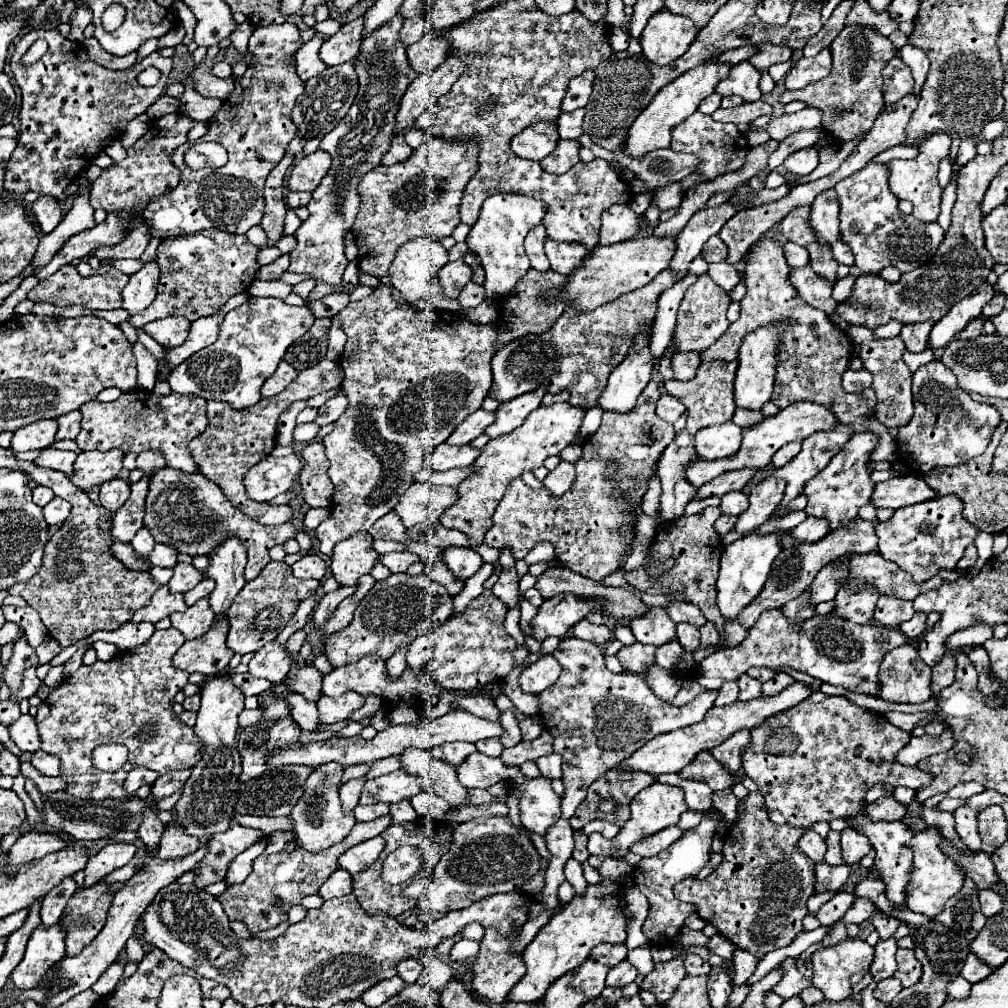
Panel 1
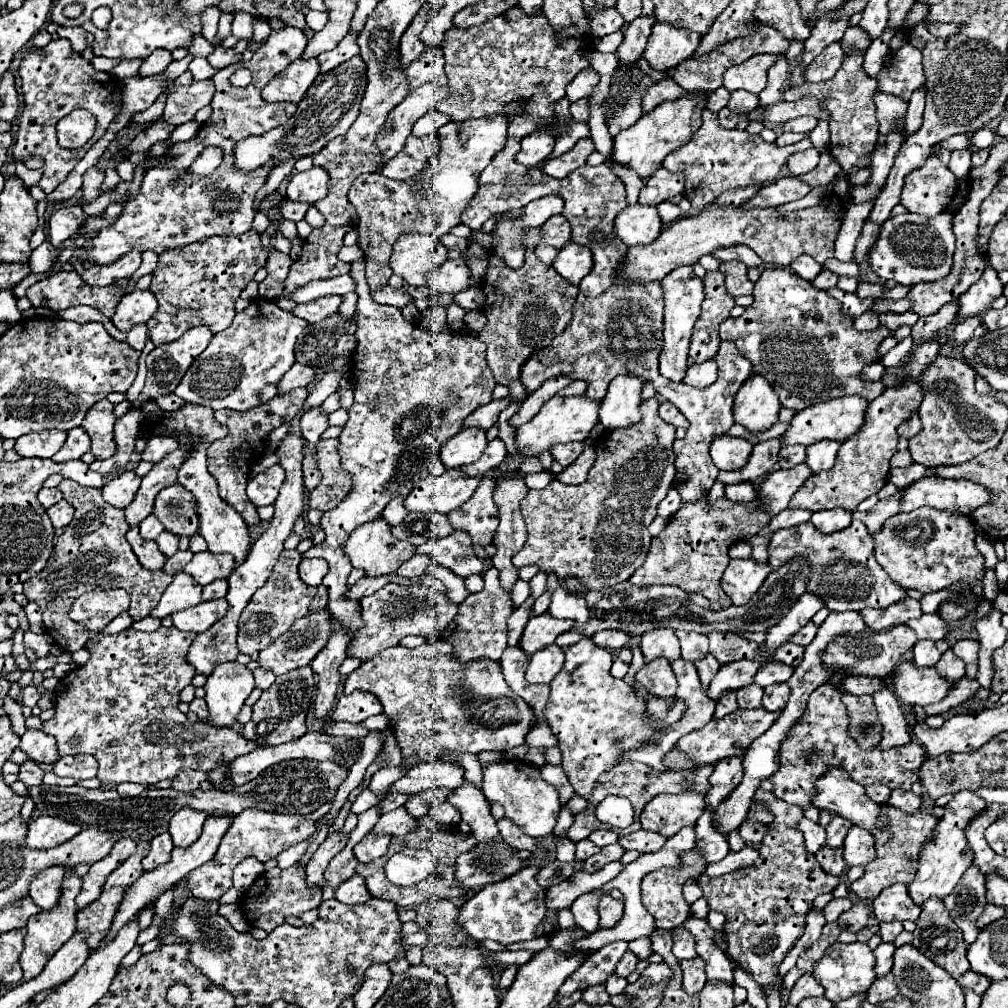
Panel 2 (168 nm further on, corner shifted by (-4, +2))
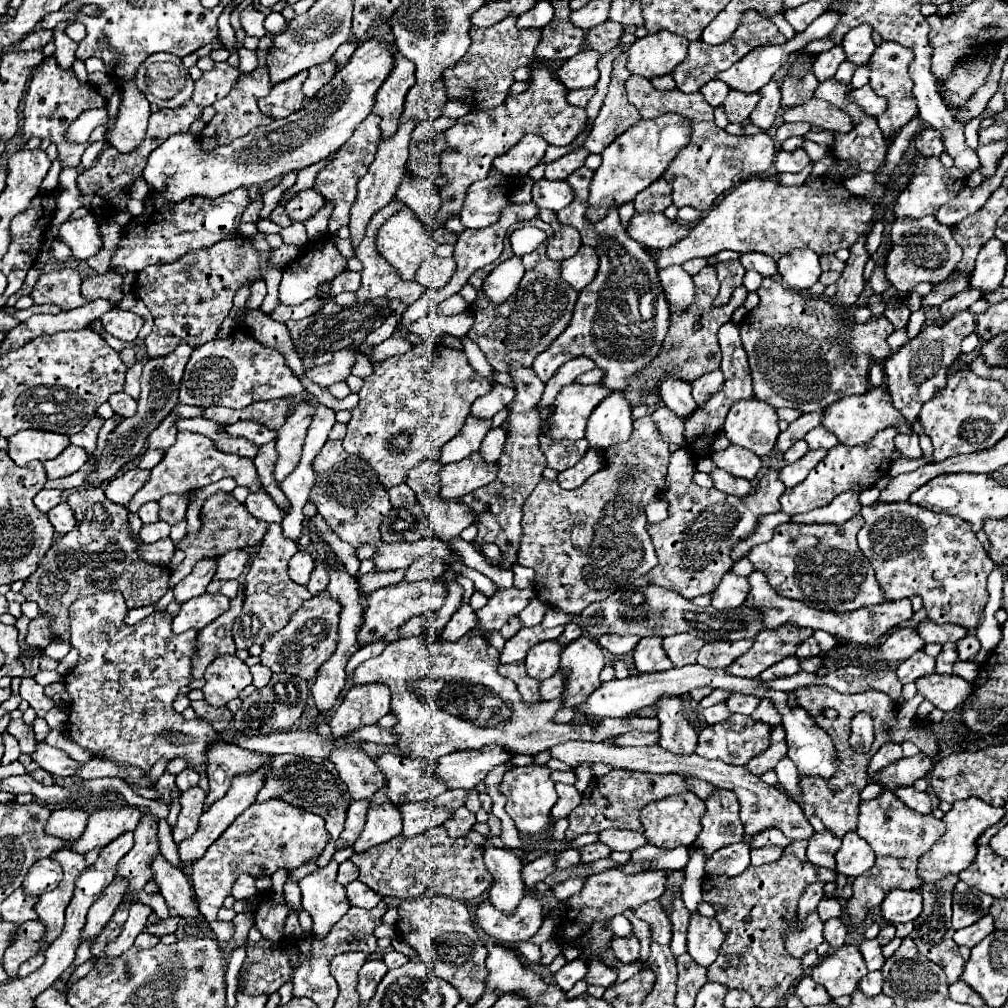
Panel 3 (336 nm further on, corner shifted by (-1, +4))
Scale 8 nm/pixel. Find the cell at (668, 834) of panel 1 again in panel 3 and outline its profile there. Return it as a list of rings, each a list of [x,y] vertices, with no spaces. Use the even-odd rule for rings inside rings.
[[[609,828],[609,830],[603,830],[599,832],[599,842],[607,844],[611,850],[627,850],[627,852],[633,852],[647,842],[647,838],[639,832],[633,832],[633,830],[617,830],[617,828]]]

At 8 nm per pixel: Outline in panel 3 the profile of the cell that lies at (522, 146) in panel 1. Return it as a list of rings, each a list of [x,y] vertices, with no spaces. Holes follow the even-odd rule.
[[[525,134],[509,152],[493,160],[495,168],[507,176],[525,176],[545,156],[547,142],[535,134]]]

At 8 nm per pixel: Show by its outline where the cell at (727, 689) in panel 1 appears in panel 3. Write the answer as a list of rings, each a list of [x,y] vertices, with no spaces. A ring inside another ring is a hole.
[[[719,702],[719,704],[715,704],[715,706],[711,706],[711,708],[705,708],[705,710],[703,710],[703,718],[705,718],[705,722],[707,722],[707,724],[723,722],[723,720],[727,720],[729,716],[731,716],[731,712],[729,712],[729,708],[727,708],[727,704],[725,704],[725,702]]]

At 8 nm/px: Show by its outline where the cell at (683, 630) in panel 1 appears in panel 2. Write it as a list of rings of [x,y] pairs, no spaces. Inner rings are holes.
[[[678,630],[676,636],[678,636],[680,646],[682,646],[682,660],[696,662],[708,654],[708,638],[704,634]]]

